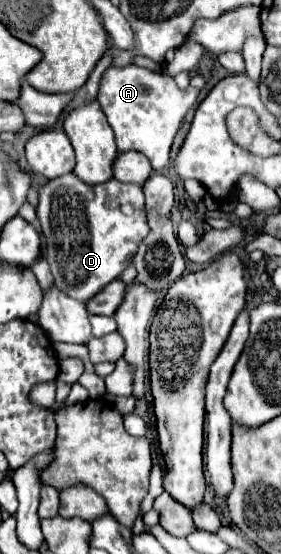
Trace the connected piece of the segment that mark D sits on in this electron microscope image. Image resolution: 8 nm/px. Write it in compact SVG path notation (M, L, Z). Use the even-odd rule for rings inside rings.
M69 172L45 182L37 192L37 218L55 286L85 304L103 286L121 276L131 264L137 246L149 234L143 190L137 184L123 184L113 178L103 186L89 186Z

